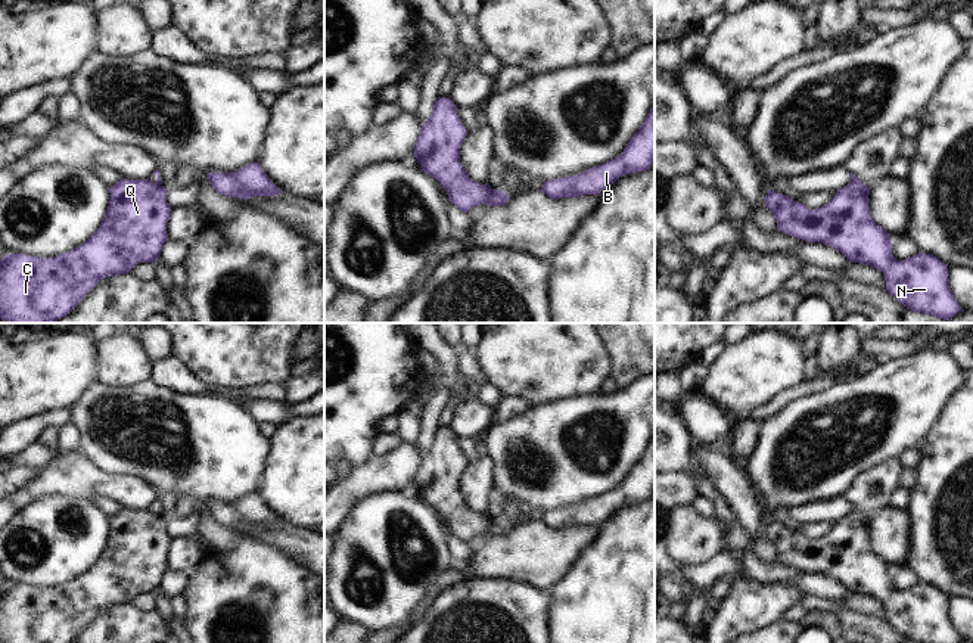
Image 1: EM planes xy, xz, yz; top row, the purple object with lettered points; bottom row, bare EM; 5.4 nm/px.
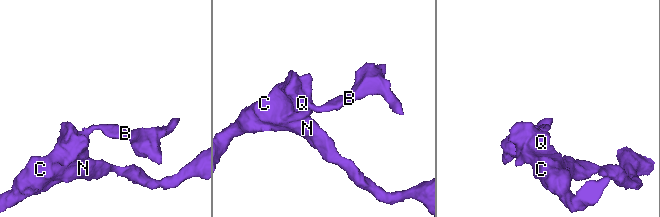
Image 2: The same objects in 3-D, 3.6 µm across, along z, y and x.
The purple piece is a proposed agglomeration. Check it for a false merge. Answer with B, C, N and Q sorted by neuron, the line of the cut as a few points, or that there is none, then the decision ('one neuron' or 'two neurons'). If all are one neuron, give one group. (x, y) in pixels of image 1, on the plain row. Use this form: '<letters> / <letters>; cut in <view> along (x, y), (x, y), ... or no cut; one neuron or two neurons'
B / C N Q; cut in xz along (484, 515), (487, 533); two neurons

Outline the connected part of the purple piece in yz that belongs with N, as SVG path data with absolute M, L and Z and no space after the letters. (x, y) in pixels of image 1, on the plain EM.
M851 512L818 540L808 540L792 528L770 521L765 537L777 550L777 560L805 572L821 572L842 583L851 593L885 603L886 621L914 643L964 642L948 615L948 596L918 583L898 591L889 563L877 556L868 537L870 518Z

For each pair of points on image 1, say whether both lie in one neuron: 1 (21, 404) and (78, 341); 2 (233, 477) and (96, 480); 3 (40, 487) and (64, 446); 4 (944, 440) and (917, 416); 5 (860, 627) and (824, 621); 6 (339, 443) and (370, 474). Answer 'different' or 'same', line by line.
1: same
2: different
3: different
4: different
5: same
6: different

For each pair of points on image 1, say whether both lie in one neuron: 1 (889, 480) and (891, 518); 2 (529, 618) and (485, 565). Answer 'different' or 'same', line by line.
1: different
2: different

